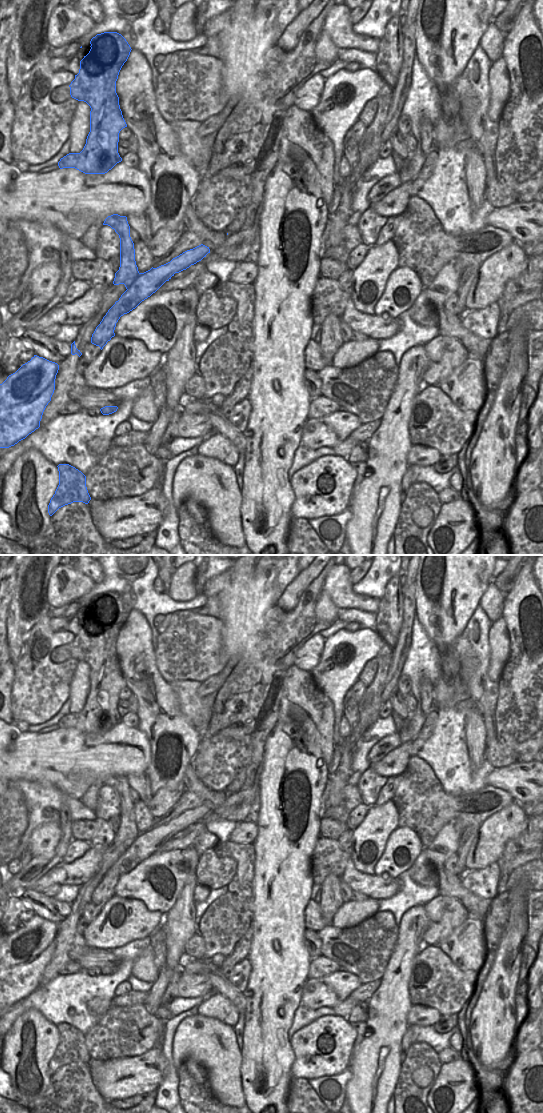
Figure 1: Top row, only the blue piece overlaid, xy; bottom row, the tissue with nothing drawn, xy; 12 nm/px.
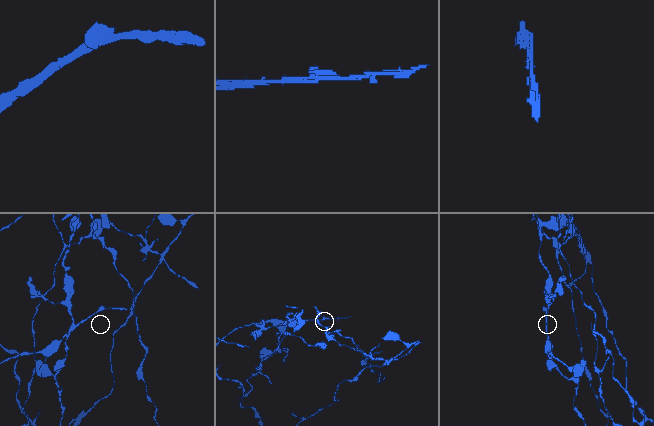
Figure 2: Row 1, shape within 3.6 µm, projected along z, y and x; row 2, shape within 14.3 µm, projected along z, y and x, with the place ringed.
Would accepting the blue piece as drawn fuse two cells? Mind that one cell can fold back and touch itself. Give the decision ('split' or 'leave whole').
split

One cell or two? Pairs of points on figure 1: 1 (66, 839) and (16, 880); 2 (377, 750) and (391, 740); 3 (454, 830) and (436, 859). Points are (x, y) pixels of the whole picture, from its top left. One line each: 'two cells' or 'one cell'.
1: one cell
2: one cell
3: one cell

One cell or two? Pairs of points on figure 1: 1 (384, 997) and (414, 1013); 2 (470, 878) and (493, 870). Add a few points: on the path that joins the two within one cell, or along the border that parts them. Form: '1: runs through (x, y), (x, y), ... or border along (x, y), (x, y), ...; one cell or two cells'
1: border along (412, 1005), (408, 1011), (407, 1024); two cells
2: runs through (476, 878), (485, 878), (487, 876); one cell

